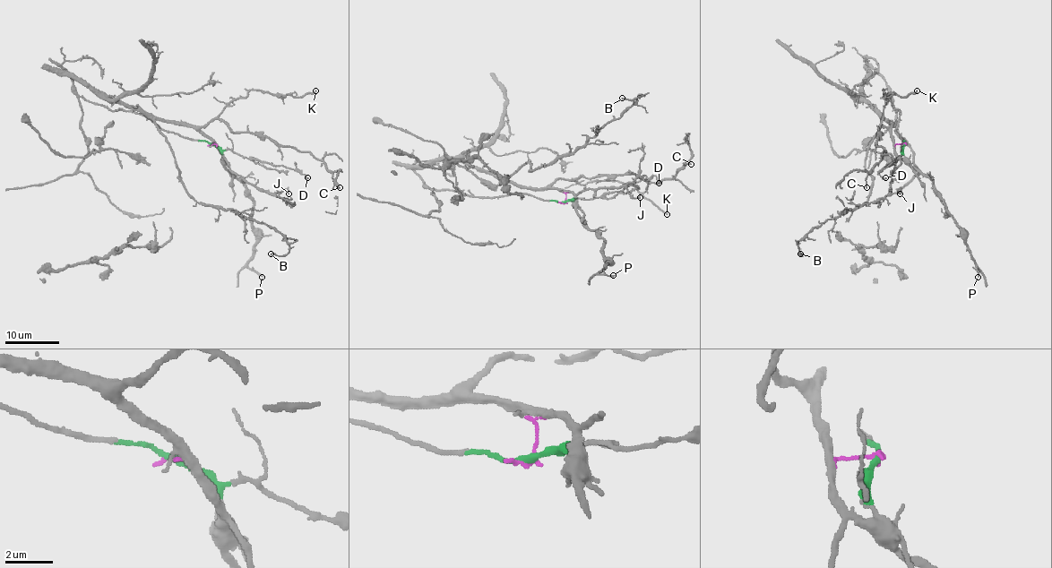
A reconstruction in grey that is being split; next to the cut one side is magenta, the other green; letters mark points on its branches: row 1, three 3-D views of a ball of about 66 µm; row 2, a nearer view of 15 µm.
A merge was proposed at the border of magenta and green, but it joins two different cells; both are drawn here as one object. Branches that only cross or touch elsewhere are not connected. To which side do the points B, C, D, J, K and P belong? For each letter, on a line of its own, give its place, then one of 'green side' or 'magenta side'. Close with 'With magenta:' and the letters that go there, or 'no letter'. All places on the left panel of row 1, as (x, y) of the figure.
B: (271, 253) | magenta side
C: (340, 187) | magenta side
D: (307, 177) | green side
J: (288, 193) | magenta side
K: (315, 90) | magenta side
P: (262, 277) | magenta side
With magenta: B, C, J, K, P

